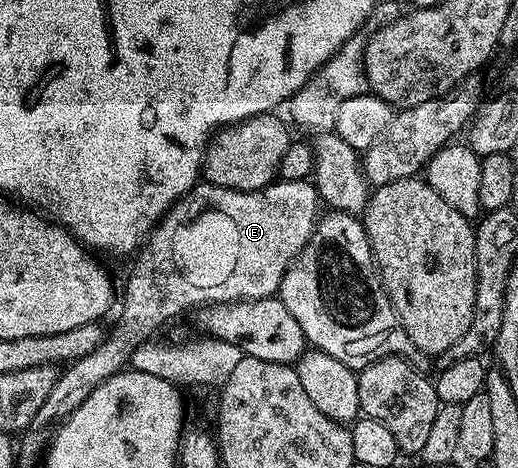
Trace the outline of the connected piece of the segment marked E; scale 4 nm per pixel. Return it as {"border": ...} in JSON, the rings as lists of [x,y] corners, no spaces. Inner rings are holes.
{"border":[[[278,179],[254,192],[220,188],[208,182],[194,184],[193,189],[166,212],[136,253],[133,273],[123,291],[123,298],[129,301],[129,316],[141,320],[141,324],[153,324],[160,329],[164,320],[180,312],[192,313],[211,304],[276,297],[285,271],[311,238],[319,219],[317,204],[317,185],[309,180]]]}

